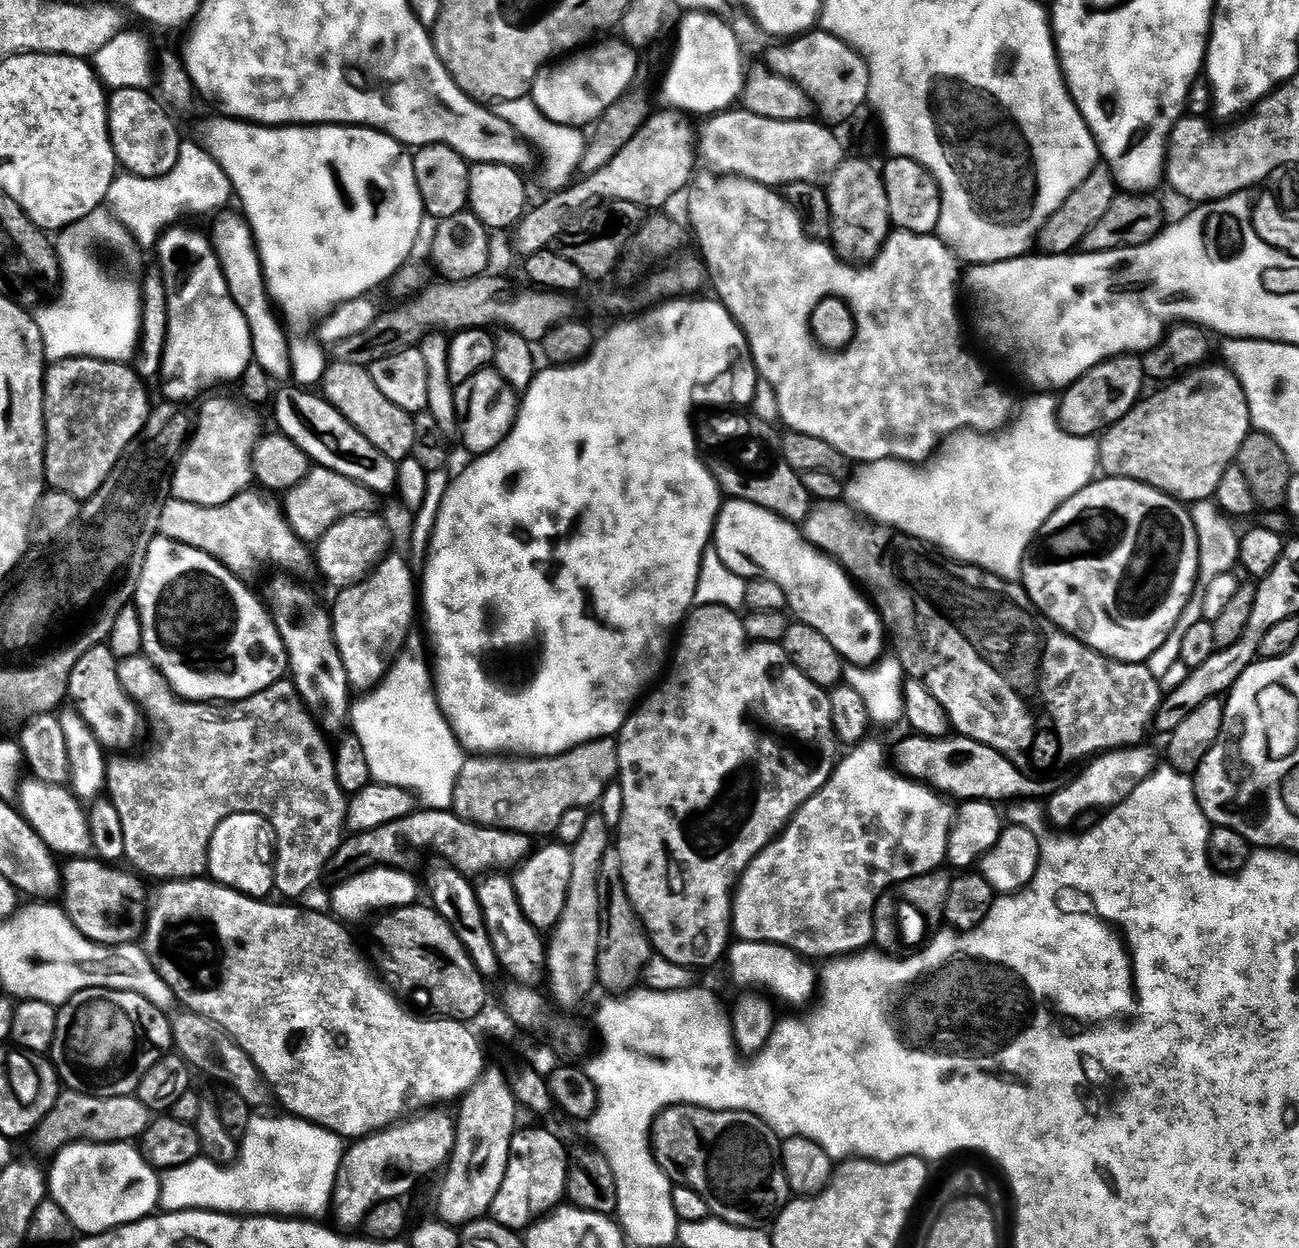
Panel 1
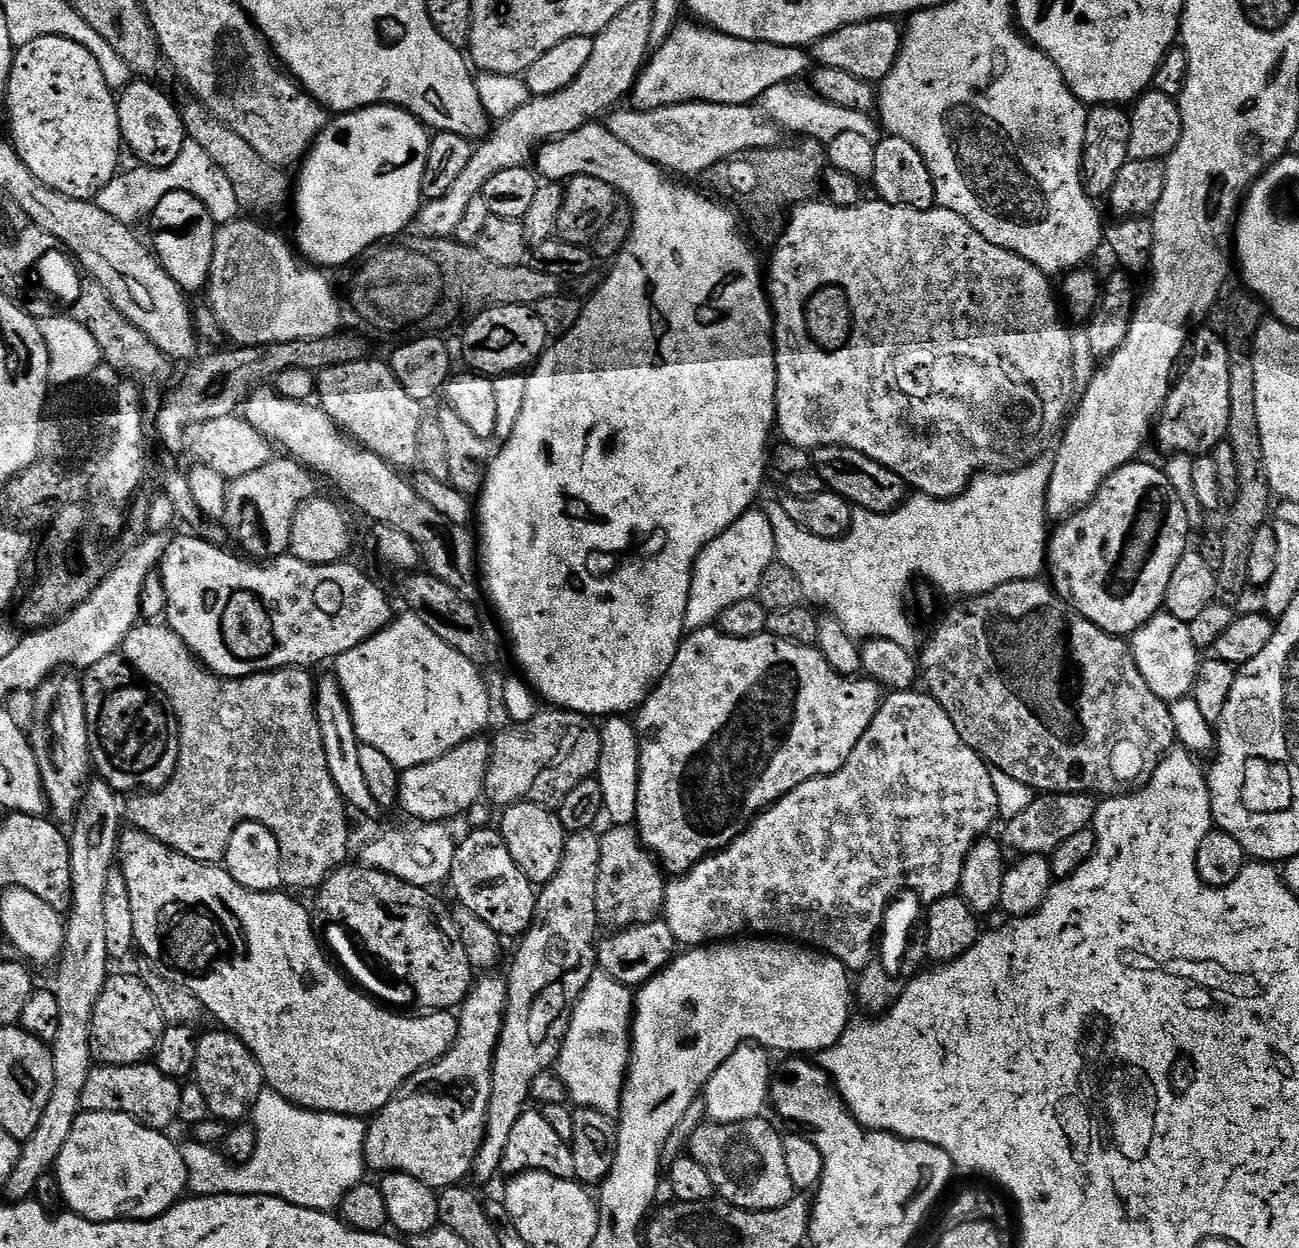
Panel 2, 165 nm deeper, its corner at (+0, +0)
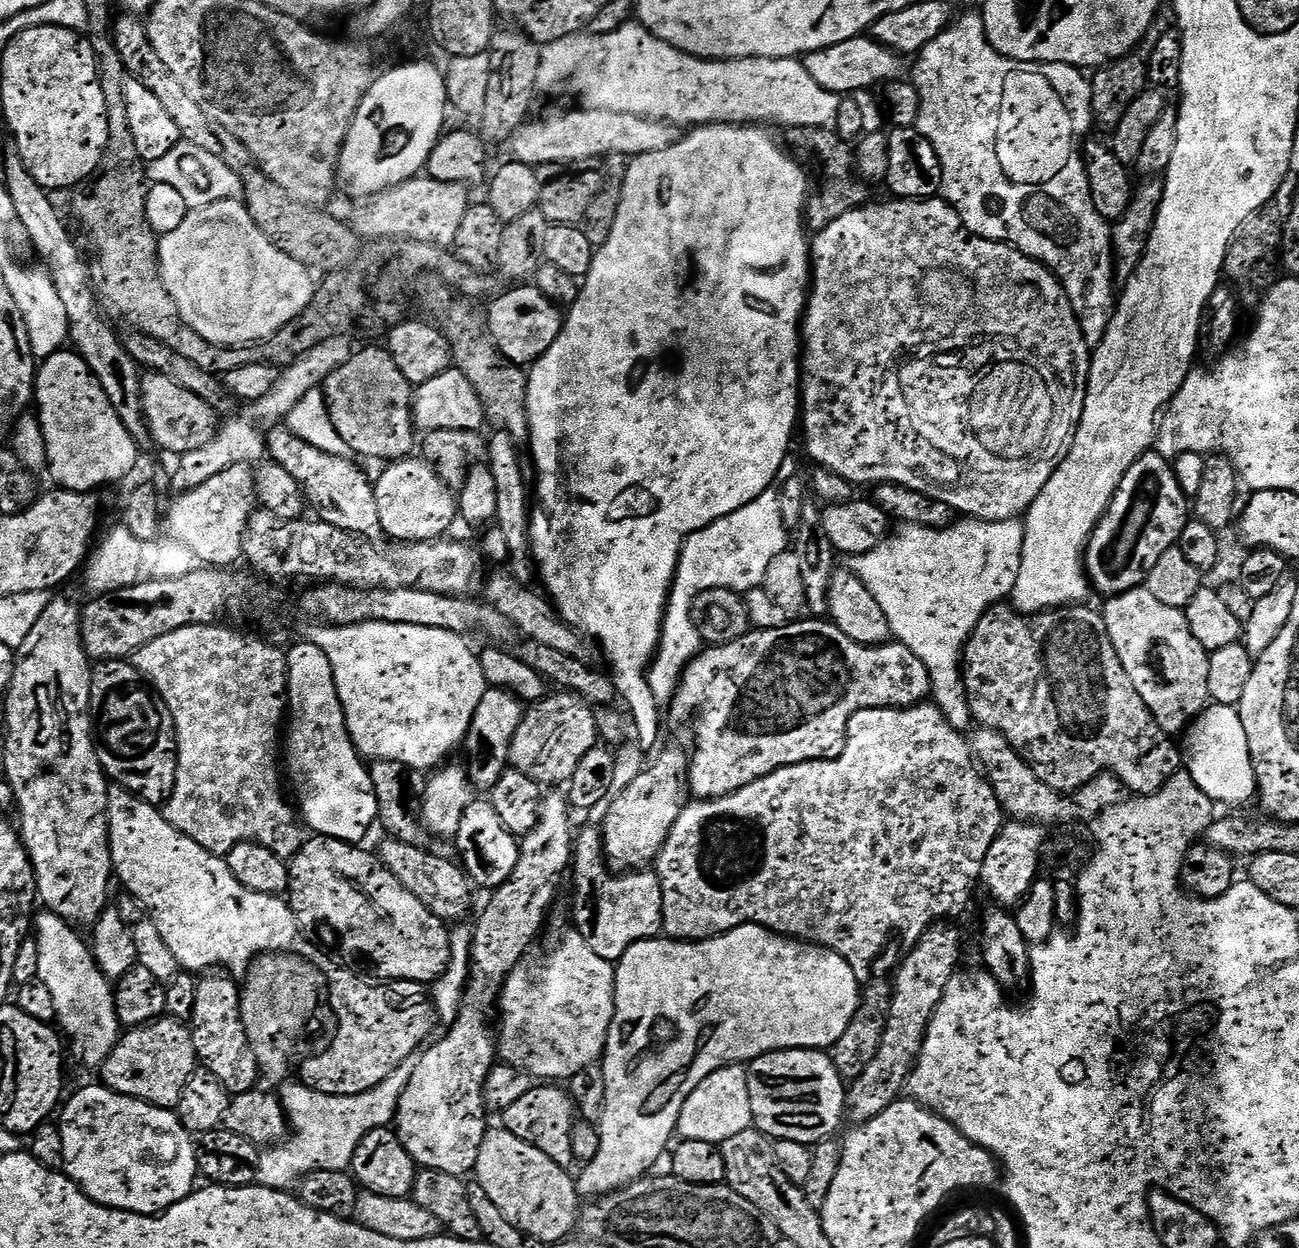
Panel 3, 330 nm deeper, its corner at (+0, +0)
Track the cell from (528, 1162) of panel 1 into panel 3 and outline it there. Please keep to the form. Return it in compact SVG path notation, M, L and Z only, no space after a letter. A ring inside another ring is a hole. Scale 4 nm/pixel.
M544 1082L539 1086L533 1086L530 1094L526 1094L520 1101L514 1102L514 1106L503 1112L502 1126L510 1134L514 1134L514 1138L522 1138L522 1142L530 1142L530 1146L542 1150L542 1154L546 1154L550 1162L558 1162L558 1166L571 1169L574 1164L572 1159L574 1149L570 1136L577 1119L576 1103L572 1101L567 1091L555 1083Z

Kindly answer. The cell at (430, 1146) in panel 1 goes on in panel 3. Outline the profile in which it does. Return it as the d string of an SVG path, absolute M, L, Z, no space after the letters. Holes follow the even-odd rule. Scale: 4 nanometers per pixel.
M568 784L549 789L542 797L539 808L539 822L534 830L520 840L520 857L514 874L500 888L491 893L488 905L480 912L476 920L476 929L472 932L470 947L470 971L468 982L462 997L460 1012L456 1020L447 1029L440 1041L429 1043L415 1061L414 1074L402 1090L398 1110L394 1117L396 1137L406 1146L406 1154L414 1158L420 1168L438 1170L442 1174L454 1174L464 1178L475 1173L478 1162L478 1150L484 1136L490 1131L489 1113L484 1106L484 1087L492 1065L498 1060L498 1040L494 1035L494 1024L488 1021L488 1007L495 1005L500 998L508 976L525 959L532 939L544 928L544 919L548 916L548 907L556 900L556 891L560 888L560 875L569 871L572 862L574 832L570 830L570 805L568 802Z

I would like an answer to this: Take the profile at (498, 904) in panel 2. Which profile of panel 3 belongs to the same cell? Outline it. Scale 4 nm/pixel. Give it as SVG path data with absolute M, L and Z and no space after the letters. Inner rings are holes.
M474 798L470 806L466 806L466 814L462 814L462 822L458 822L454 840L457 852L455 855L477 889L500 888L508 881L510 874L514 874L514 866L518 866L520 840L510 834L506 826L502 826L502 818L498 818L498 810L494 810L491 799Z

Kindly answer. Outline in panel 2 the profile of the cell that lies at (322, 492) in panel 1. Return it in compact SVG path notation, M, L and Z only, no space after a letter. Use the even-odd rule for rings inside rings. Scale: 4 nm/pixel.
M274 458L262 466L262 470L254 470L254 474L242 474L242 478L228 485L222 523L229 537L233 541L236 539L245 548L243 551L250 552L254 558L285 555L292 546L292 527L298 510L317 495L317 477L297 460L283 459Z

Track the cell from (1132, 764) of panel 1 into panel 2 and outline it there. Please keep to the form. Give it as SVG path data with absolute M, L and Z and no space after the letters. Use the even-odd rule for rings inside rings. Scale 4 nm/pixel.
M1075 792L1074 794L1040 794L1035 797L1004 828L1002 844L1009 853L1020 856L1043 856L1052 854L1055 848L1072 840L1084 827L1093 823L1097 801L1091 795Z

